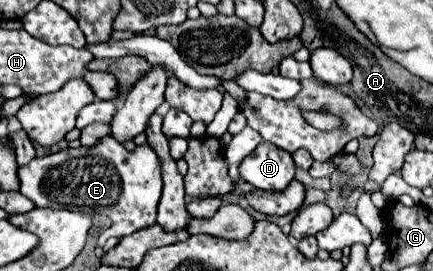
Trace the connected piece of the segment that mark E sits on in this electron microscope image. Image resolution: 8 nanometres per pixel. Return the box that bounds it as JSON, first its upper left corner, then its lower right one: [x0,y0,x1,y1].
[18,137,162,237]

